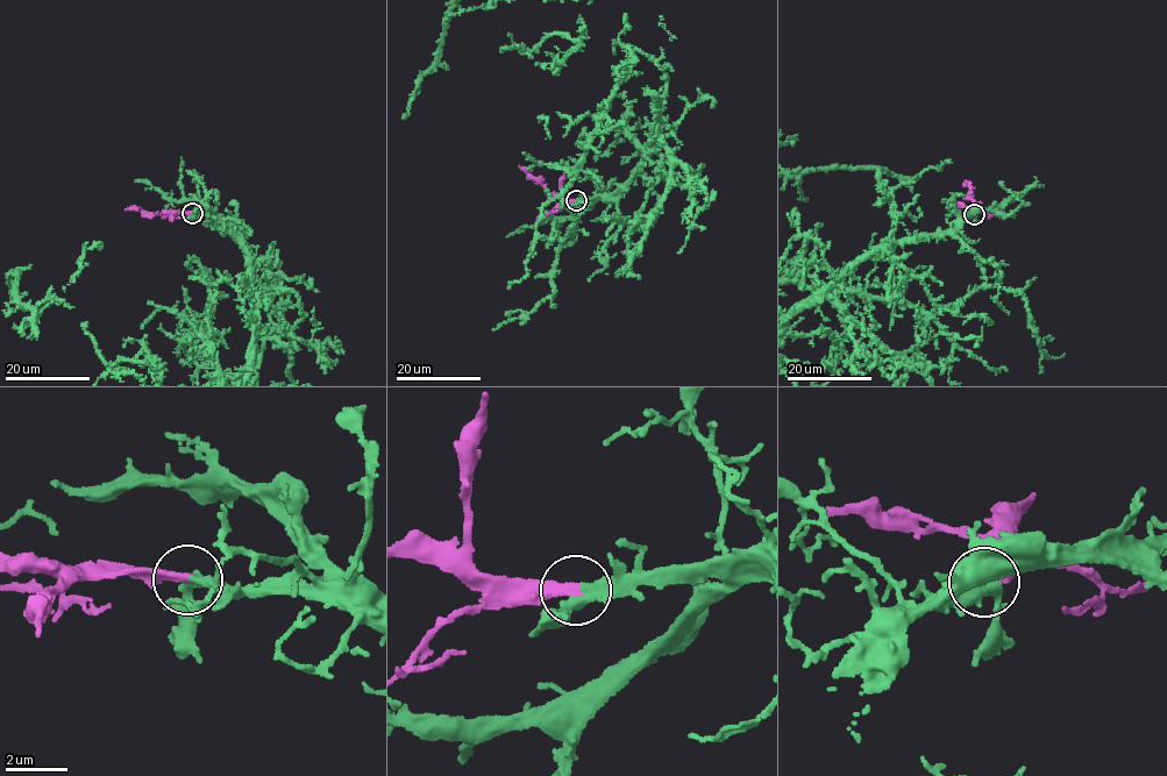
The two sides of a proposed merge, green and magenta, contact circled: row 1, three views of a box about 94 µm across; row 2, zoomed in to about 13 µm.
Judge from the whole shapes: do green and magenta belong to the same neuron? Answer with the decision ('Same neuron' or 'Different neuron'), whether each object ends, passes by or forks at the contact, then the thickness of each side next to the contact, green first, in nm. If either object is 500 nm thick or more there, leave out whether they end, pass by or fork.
Same neuron. At the ring green passes by. At the ring magenta ends. Thickness 360 nm (green) against 360 nm

